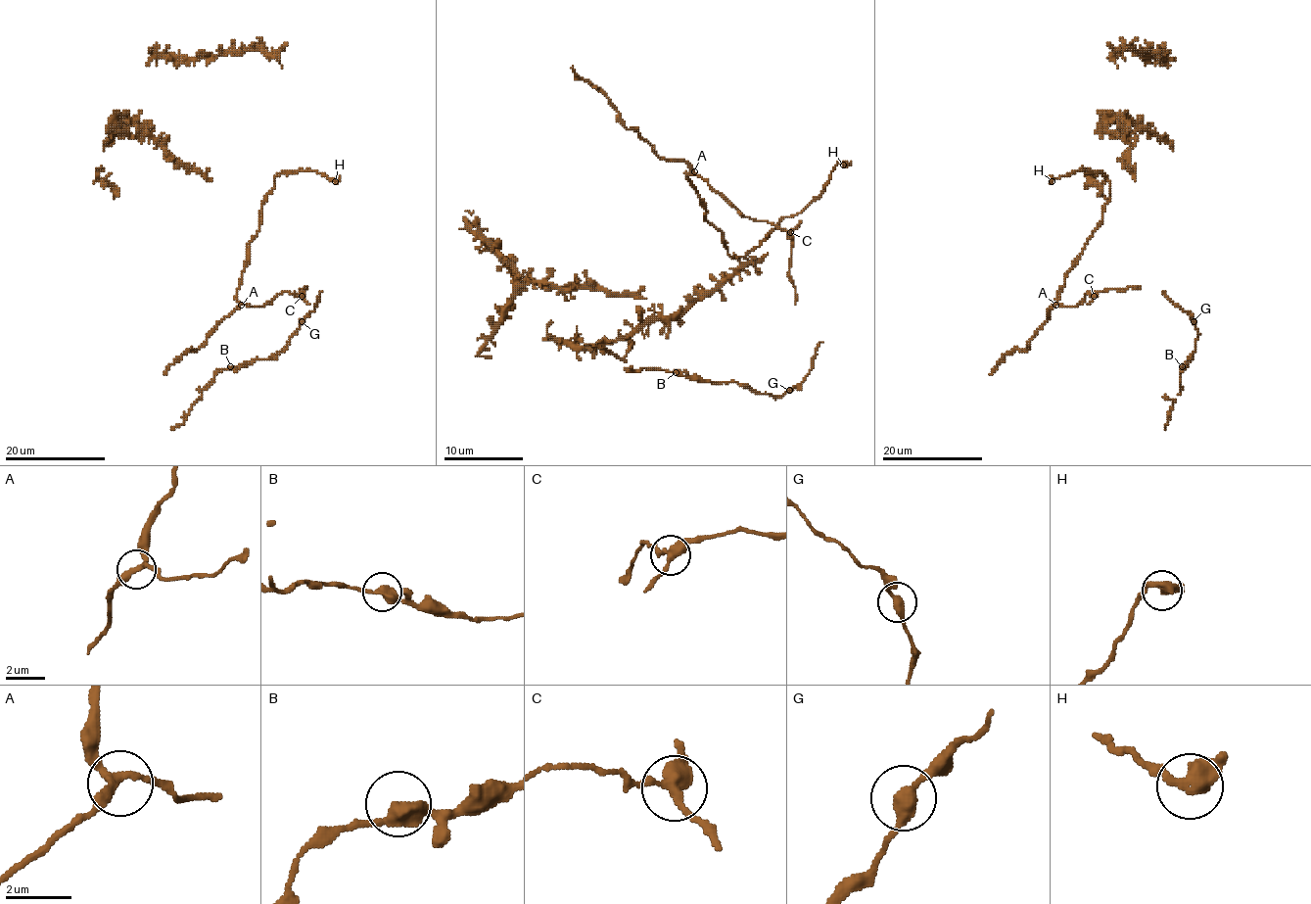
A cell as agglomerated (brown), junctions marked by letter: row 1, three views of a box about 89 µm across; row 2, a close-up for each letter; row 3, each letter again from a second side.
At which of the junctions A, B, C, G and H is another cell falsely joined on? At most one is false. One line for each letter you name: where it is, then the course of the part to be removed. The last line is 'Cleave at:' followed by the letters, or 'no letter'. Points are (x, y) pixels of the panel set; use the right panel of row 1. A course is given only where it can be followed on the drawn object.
C: (1094, 296) | (1095, 296), (1109, 290), (1140, 288)
Cleave at: C

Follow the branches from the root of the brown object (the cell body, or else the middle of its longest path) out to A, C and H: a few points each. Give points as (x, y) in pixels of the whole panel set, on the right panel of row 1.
A: (1087, 241), (1078, 261), (1065, 277), (1055, 305)
C: (1087, 241), (1078, 261), (1065, 277), (1057, 304), (1062, 307), (1075, 306), (1087, 292), (1095, 296)
H: (1087, 241), (1110, 197), (1109, 180), (1100, 171), (1074, 170), (1052, 181)

